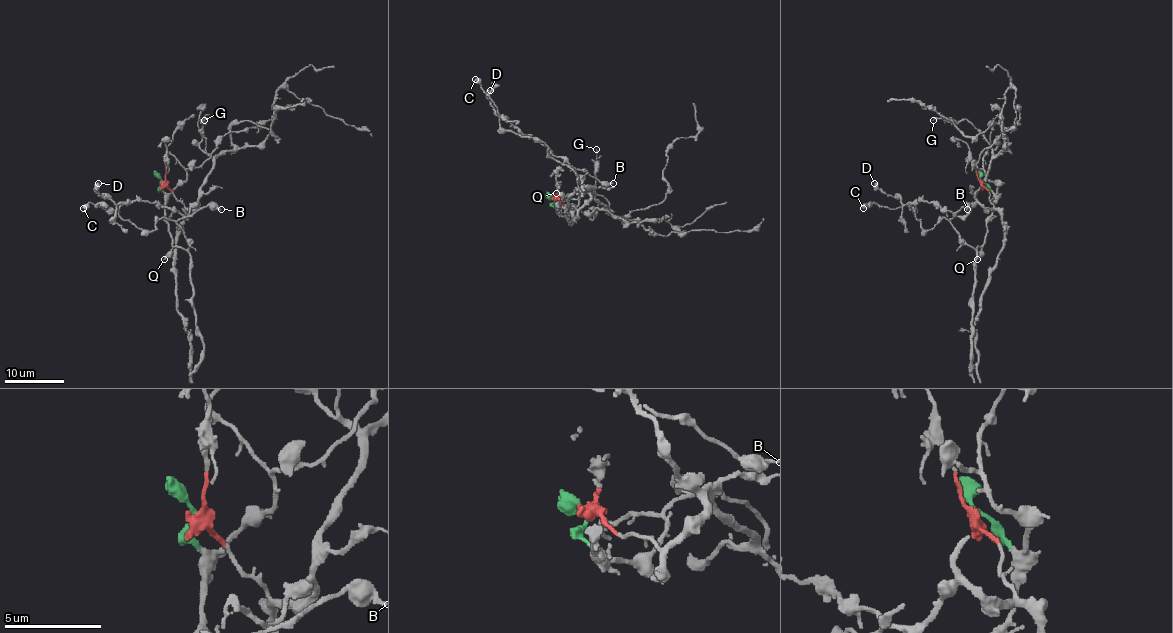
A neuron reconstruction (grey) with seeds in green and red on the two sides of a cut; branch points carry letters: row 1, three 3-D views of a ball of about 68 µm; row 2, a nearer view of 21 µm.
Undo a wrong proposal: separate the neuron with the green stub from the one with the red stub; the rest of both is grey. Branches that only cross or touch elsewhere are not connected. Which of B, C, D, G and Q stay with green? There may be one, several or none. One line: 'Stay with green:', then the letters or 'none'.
Stay with green: B, C, Q

